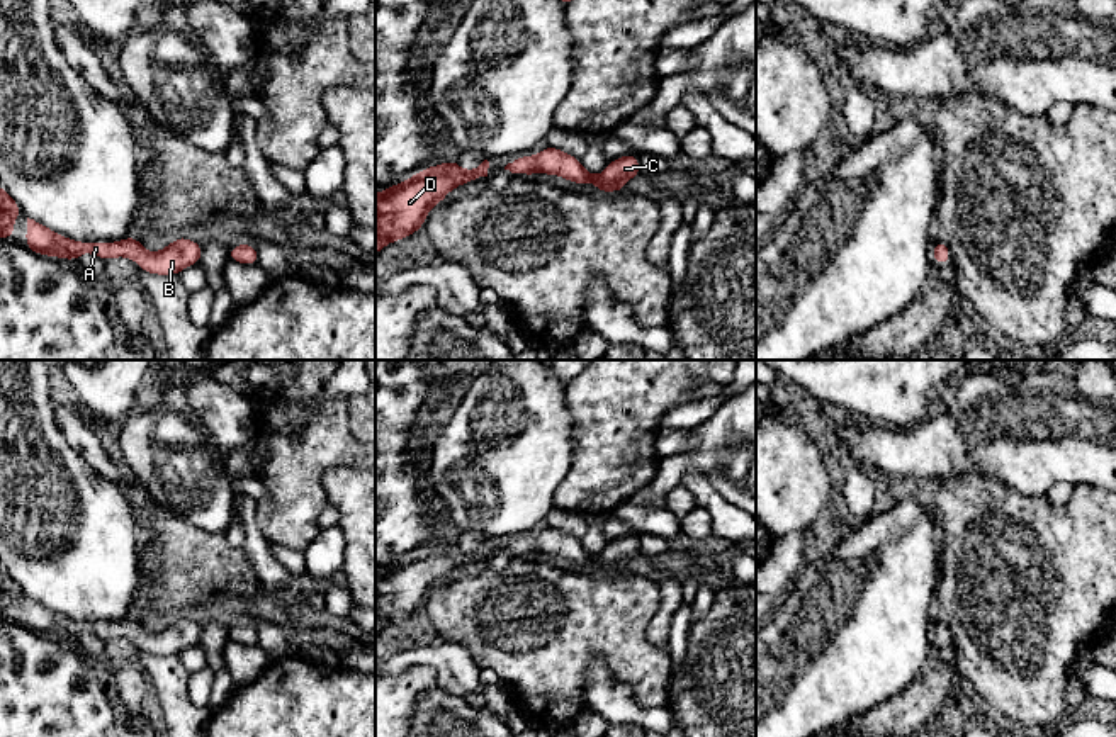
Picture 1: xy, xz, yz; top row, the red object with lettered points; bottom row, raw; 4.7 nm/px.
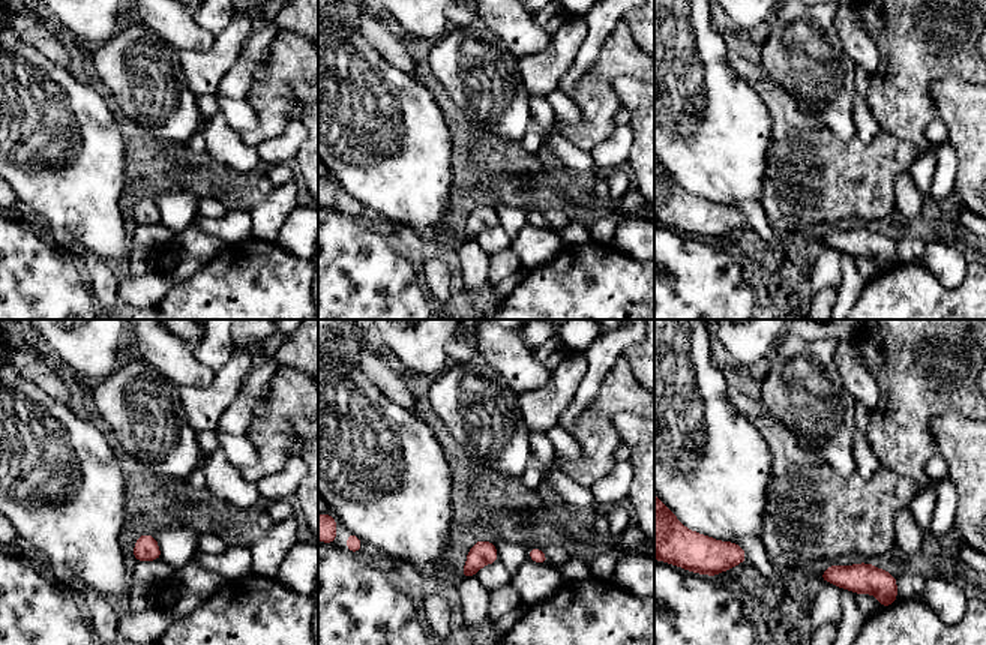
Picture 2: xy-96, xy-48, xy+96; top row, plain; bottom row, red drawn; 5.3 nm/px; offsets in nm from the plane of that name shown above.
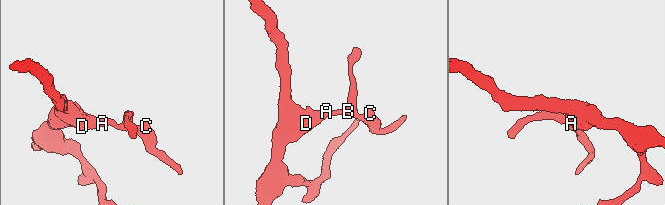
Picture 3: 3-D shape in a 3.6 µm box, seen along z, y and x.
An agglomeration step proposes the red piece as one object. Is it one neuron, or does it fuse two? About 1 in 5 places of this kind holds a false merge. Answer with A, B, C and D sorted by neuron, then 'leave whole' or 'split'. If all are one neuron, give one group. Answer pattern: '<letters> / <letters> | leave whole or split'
A B C D | leave whole

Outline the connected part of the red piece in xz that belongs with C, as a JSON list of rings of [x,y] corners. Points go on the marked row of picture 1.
[[[547,146],[535,156],[518,156],[515,161],[508,163],[504,170],[510,170],[515,175],[559,175],[576,185],[593,182],[598,192],[625,190],[625,182],[640,175],[637,155],[617,158],[608,163],[601,175],[593,175],[583,168],[581,160],[552,146]]]

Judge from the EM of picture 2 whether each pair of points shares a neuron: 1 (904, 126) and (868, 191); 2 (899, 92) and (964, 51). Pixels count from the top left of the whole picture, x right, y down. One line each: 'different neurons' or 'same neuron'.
1: different neurons
2: same neuron

